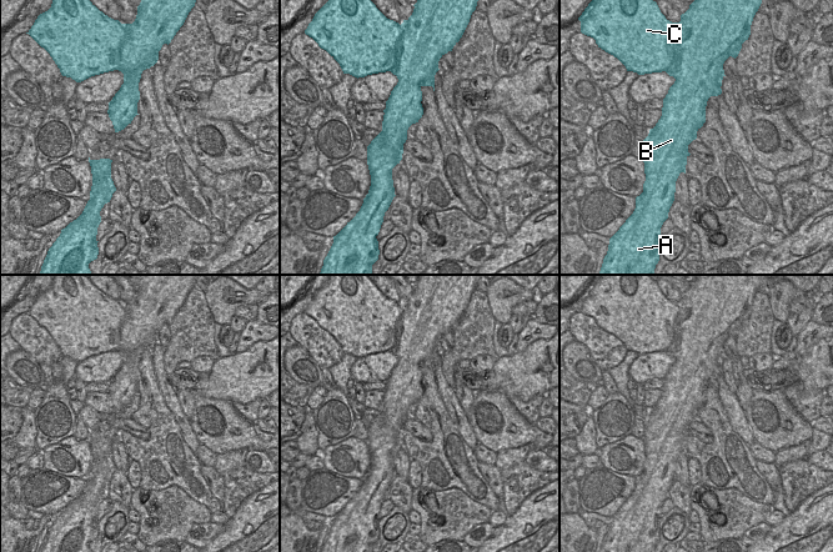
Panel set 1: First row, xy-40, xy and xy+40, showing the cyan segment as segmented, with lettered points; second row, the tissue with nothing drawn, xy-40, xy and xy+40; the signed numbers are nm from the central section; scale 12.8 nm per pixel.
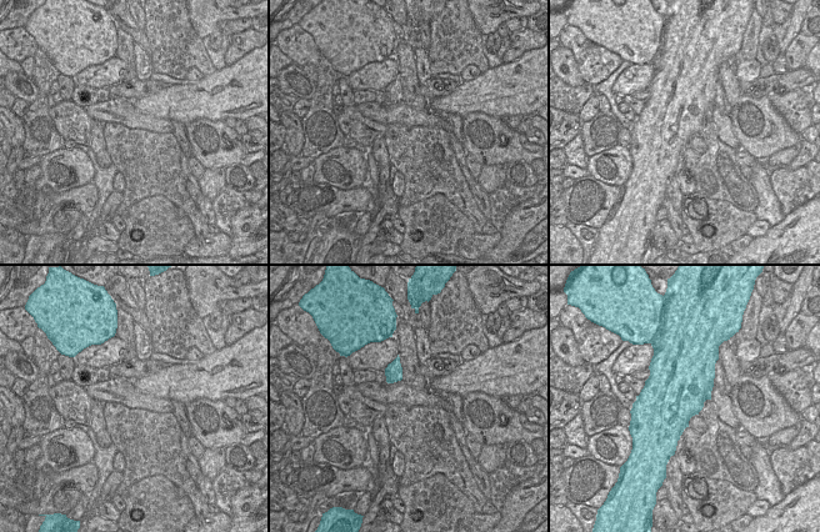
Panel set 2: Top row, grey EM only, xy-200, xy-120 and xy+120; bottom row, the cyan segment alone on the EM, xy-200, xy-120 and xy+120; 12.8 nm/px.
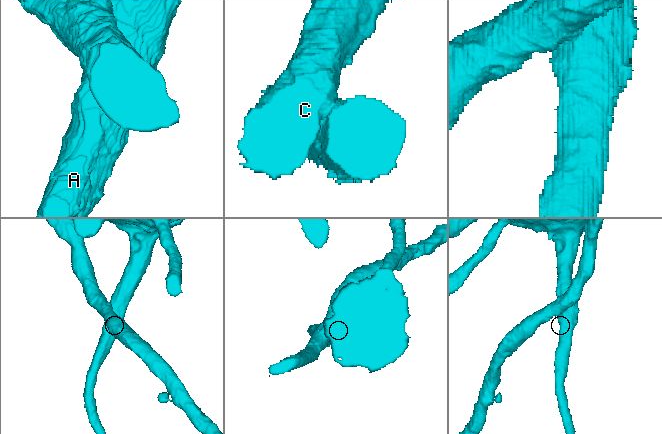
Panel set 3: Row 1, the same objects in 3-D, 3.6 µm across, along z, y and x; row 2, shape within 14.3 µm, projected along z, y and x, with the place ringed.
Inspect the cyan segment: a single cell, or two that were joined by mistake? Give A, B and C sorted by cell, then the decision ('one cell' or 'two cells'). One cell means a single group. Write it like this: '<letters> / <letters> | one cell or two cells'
A B / C | two cells

